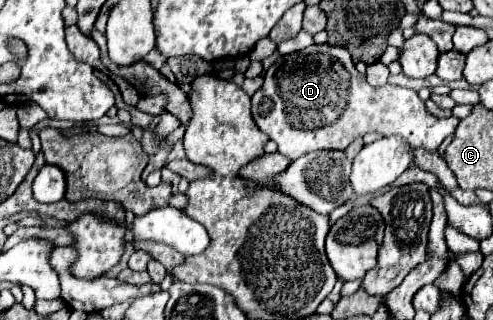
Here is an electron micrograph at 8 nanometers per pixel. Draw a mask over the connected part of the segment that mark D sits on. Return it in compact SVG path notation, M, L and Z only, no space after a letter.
M327 43L279 57L265 71L265 83L253 95L253 119L277 143L277 151L291 161L309 151L345 149L353 139L367 133L399 135L411 149L437 151L459 125L459 119L453 115L445 119L431 115L413 89L389 83L371 87L365 75L355 69L349 51Z

